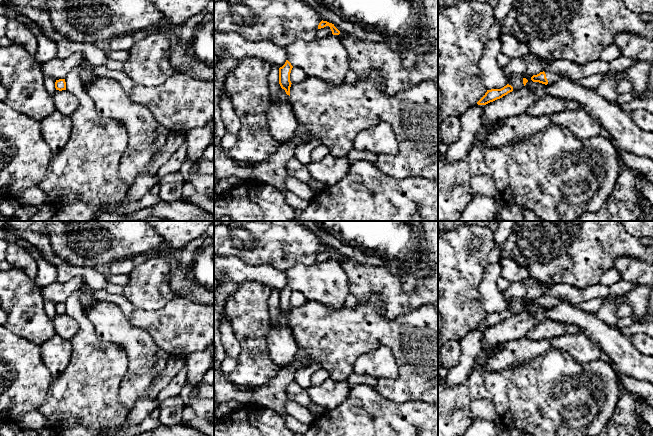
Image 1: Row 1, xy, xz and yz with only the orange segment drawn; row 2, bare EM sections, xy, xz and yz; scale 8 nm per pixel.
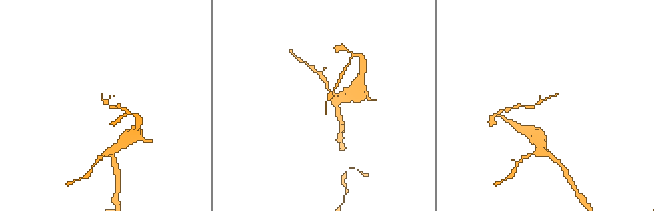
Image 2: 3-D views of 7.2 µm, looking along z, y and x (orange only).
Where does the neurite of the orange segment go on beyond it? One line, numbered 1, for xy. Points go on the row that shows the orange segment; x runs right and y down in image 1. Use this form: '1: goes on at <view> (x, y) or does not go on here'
1: does not go on here

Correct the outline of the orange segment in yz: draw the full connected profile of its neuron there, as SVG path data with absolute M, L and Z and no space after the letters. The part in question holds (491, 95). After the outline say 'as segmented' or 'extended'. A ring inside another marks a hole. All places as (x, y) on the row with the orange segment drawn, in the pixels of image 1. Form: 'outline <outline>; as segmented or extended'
outline M509 84L504 86L501 89L491 89L487 90L485 95L477 102L478 105L486 105L490 102L493 102L497 99L502 98L503 96L507 95L508 93L513 91L513 87Z; as segmented

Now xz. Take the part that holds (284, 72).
outline M286 60L285 64L279 68L279 84L282 89L285 90L286 94L290 96L290 87L291 87L291 81L290 81L290 73L293 66L291 63Z; as segmented

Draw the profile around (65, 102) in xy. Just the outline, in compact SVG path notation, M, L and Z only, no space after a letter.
M56 90L52 96L55 109L65 116L71 116L79 105L77 97L68 90Z

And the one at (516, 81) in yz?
M514 74L507 79L507 84L513 87L513 91L520 90L522 87L524 87L523 78L524 77L520 75Z

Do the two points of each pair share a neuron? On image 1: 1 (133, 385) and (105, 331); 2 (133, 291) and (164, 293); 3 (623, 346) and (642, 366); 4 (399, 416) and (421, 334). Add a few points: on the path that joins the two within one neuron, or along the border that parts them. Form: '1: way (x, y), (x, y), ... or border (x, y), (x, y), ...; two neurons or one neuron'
1: way (134, 369), (134, 350), (121, 337); one neuron
2: way (141, 291), (156, 292); one neuron
3: way (627, 351), (637, 361); one neuron
4: border (381, 394), (397, 402), (420, 401); two neurons

